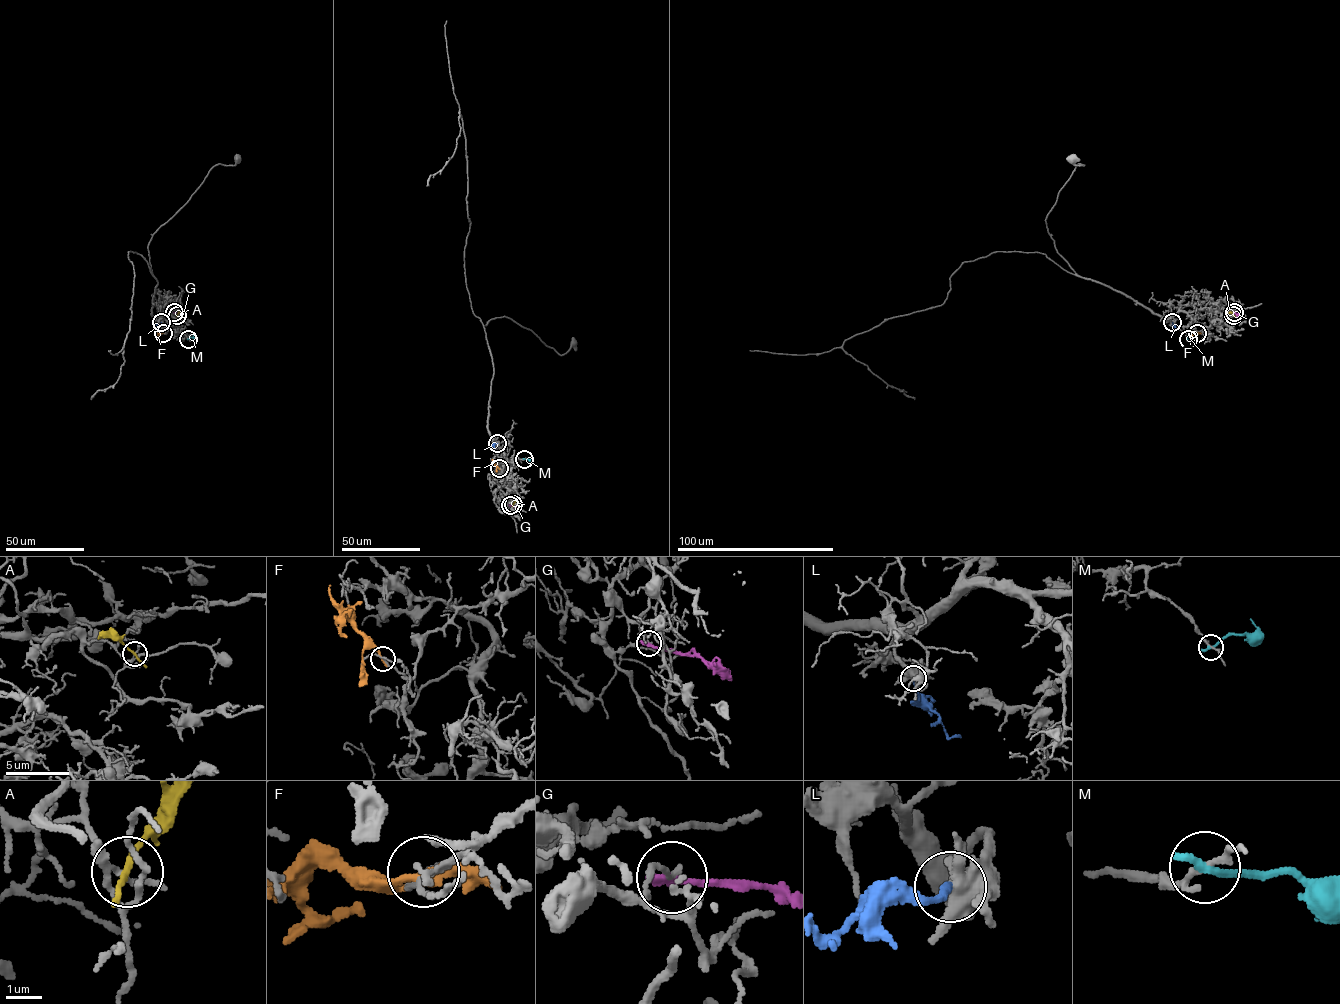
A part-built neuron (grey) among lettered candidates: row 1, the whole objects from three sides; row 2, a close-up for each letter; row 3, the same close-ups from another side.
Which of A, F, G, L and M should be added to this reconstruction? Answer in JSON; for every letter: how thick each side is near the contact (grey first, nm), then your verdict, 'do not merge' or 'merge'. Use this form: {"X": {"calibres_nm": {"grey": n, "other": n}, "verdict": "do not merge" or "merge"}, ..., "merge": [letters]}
{"A": {"calibres_nm": {"grey": 160, "other": 140}, "verdict": "do not merge"}, "F": {"calibres_nm": {"grey": 130, "other": 240}, "verdict": "do not merge"}, "G": {"calibres_nm": {"grey": 120, "other": 280}, "verdict": "do not merge"}, "L": {"calibres_nm": {"grey": 480, "other": 200}, "verdict": "merge"}, "M": {"calibres_nm": {"grey": 130, "other": 280}, "verdict": "do not merge"}, "merge": ["L"]}

